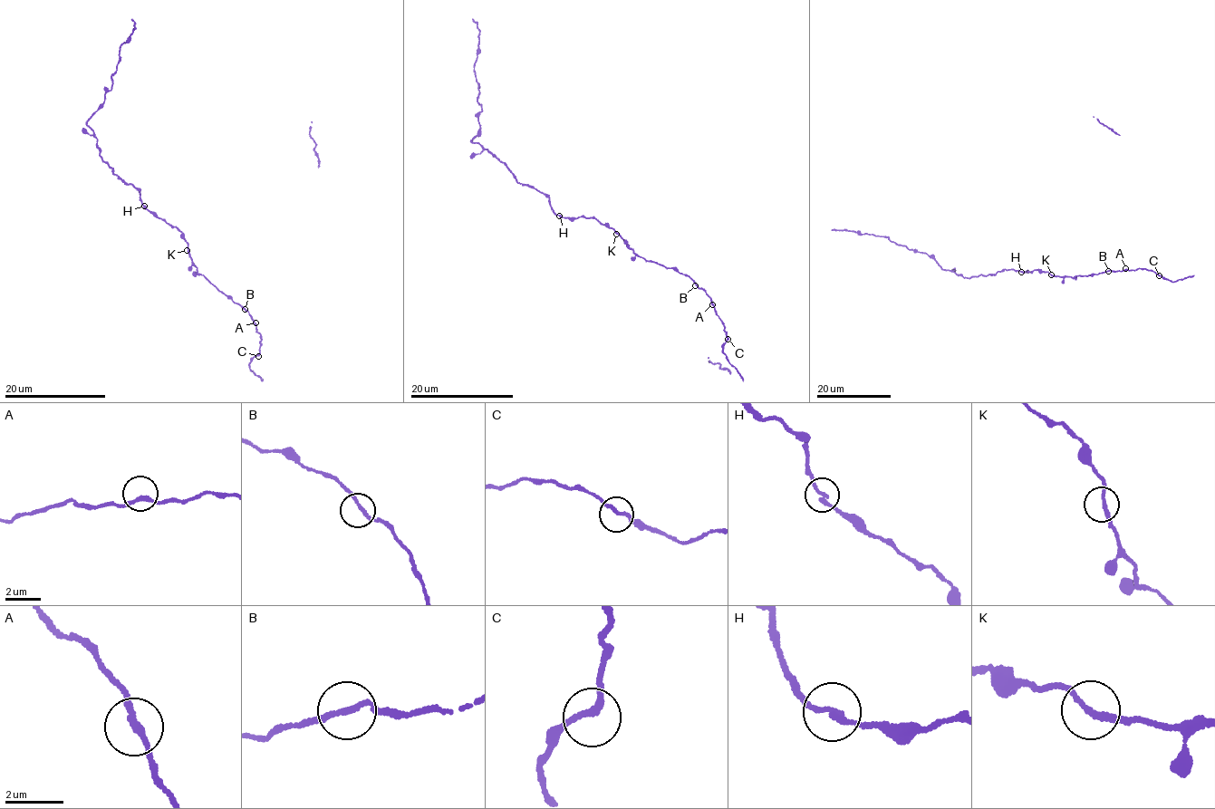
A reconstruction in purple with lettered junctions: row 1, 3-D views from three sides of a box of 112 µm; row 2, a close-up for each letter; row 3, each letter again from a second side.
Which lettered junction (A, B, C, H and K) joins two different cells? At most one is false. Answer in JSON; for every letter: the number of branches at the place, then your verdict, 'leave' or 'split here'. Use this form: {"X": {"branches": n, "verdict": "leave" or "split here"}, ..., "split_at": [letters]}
{"A": {"branches": 2, "verdict": "leave"}, "B": {"branches": 2, "verdict": "leave"}, "C": {"branches": 2, "verdict": "leave"}, "H": {"branches": 2, "verdict": "leave"}, "K": {"branches": 2, "verdict": "leave"}, "split_at": []}

